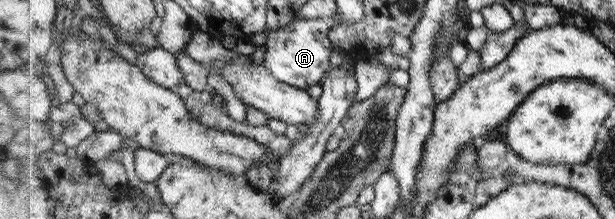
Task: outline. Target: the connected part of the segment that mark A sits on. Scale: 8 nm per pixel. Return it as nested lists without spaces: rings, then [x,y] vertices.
[[[333,18],[294,19],[291,24],[267,33],[265,67],[273,71],[273,76],[291,86],[308,90],[314,84],[320,84],[329,70],[330,58],[335,49],[328,37],[328,30],[334,25]]]

